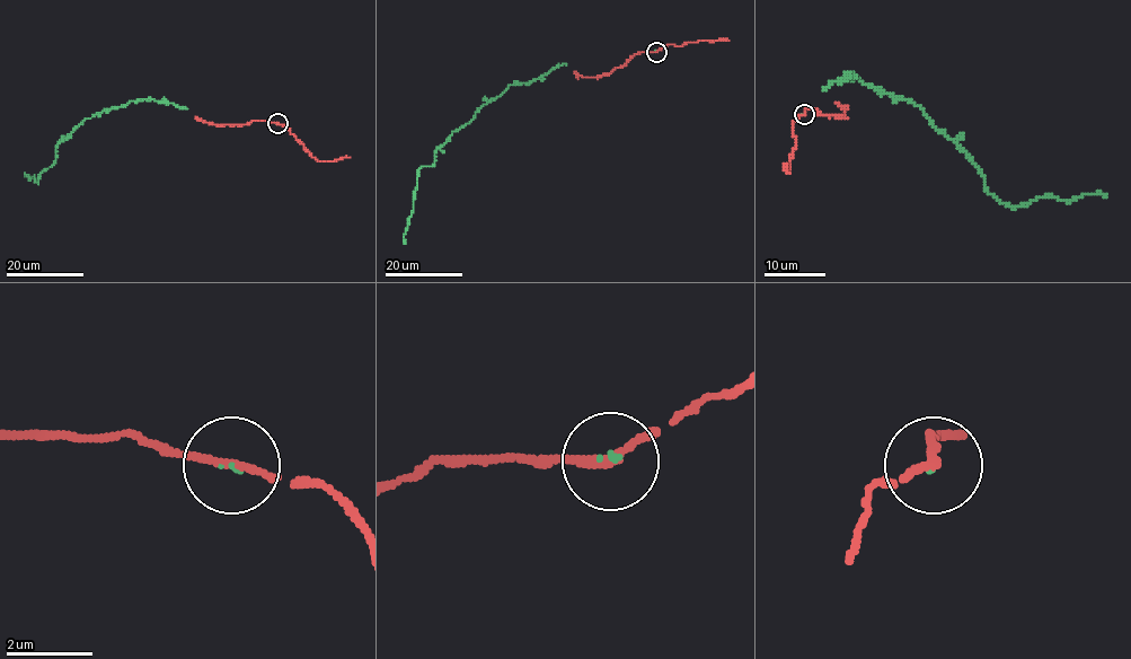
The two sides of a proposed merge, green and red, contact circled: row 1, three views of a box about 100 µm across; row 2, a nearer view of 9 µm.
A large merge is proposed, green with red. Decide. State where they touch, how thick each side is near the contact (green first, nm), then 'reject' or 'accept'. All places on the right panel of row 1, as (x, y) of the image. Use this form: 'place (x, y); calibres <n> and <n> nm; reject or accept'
place (804, 114); calibres 70 and 180 nm; accept

